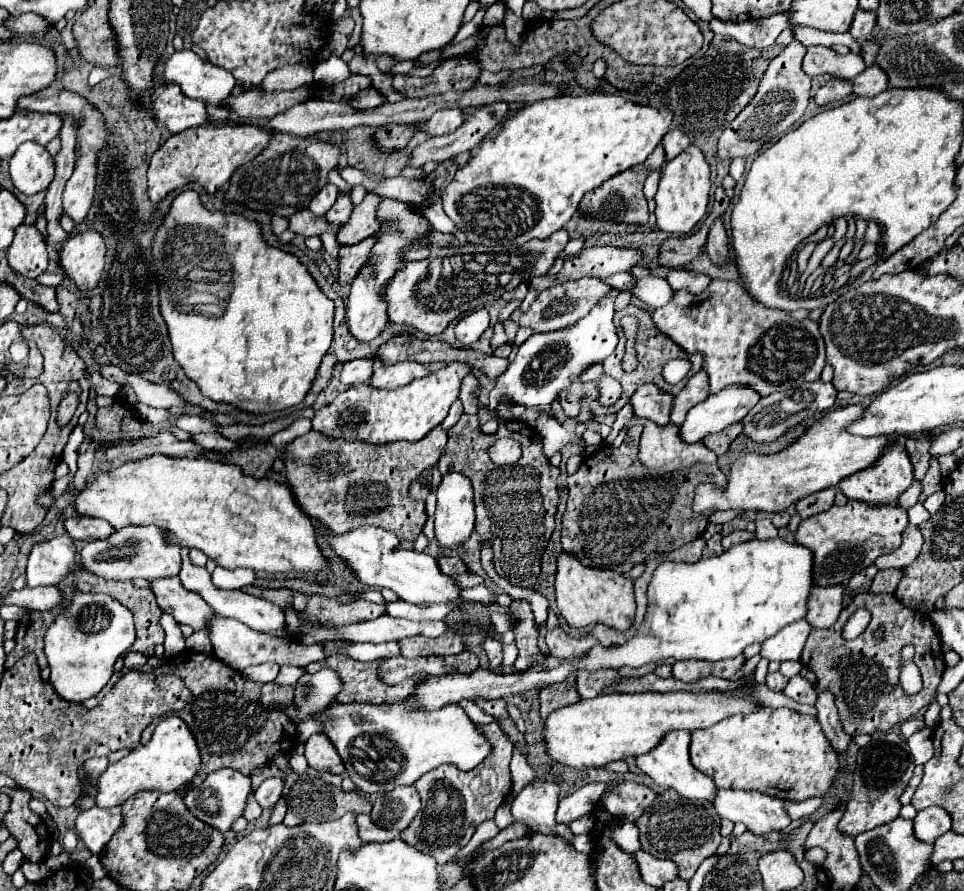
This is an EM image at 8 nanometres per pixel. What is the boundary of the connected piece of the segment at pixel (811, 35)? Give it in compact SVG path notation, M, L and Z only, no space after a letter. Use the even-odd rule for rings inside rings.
M793 26L792 30L795 39L807 48L818 45L832 47L833 45L841 44L847 46L851 52L861 55L861 44L849 33L830 33L807 26Z

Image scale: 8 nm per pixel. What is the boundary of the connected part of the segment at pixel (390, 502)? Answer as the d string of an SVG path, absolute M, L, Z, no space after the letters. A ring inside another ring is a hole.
M436 427L430 431L420 443L410 443L410 441L398 441L398 443L388 443L380 447L372 447L368 443L358 443L358 441L344 441L344 439L330 439L322 433L310 431L302 437L296 437L292 443L286 445L286 451L278 451L274 455L274 445L272 443L240 443L234 451L228 455L222 453L222 459L226 463L238 465L246 475L252 475L256 479L262 479L274 465L274 457L282 459L286 465L286 479L288 485L296 497L296 503L300 509L310 515L312 519L318 519L326 527L330 527L334 533L346 533L350 529L356 529L360 525L376 525L382 529L392 531L400 541L408 539L414 541L426 523L426 513L424 513L424 501L410 499L408 489L412 481L428 467L436 465L444 447L446 447L448 435L442 431L442 427Z

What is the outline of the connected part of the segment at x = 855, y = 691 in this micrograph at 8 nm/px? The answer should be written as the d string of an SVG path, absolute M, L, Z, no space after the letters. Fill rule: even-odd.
M868 591L858 593L854 597L854 603L840 613L834 627L824 631L812 629L806 647L802 651L800 663L816 675L818 687L830 689L836 695L840 721L844 725L844 731L852 737L862 733L888 731L894 725L912 719L916 713L920 713L922 707L934 701L936 689L946 669L942 643L938 639L938 633L934 631L934 625L930 623L930 617L920 611L902 607L902 603L894 599L894 595L874 595ZM858 607L872 611L870 627L858 639L846 641L840 635L842 627ZM878 629L884 631L880 643L876 641L878 637L874 635ZM904 645L914 645L918 657L918 669L924 679L924 687L916 695L906 695L904 689L900 687L900 665L902 665L900 651Z

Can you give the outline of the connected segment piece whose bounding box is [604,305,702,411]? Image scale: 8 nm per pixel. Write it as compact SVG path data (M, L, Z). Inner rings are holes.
M628 305L626 309L616 311L616 315L614 315L614 325L616 325L616 327L620 327L620 317L622 317L622 315L634 315L634 317L638 319L638 333L636 333L636 343L634 343L634 349L636 349L636 355L638 355L638 367L636 367L632 373L624 373L624 371L622 371L620 363L622 363L622 357L624 357L624 343L626 343L626 337L624 337L624 333L620 331L620 333L618 333L618 339L620 339L620 341L618 341L618 347L614 349L614 353L612 353L610 357L604 359L604 371L606 371L606 375L610 375L610 377L614 377L616 381L620 381L620 385L622 385L622 389L624 389L624 391L622 391L622 397L618 399L618 403L616 403L614 407L620 411L620 409L628 403L630 395L632 395L640 385L644 385L644 383L654 383L654 385L660 387L660 391L668 392L676 396L685 387L690 375L694 375L694 373L700 371L700 367L702 367L702 355L692 355L692 357L690 357L690 365L692 365L692 367L690 367L686 378L680 383L676 385L664 383L664 379L662 379L662 367L664 367L664 363L670 361L670 359L682 359L682 357L686 357L688 353L682 351L672 339L668 339L666 335L662 335L660 331L654 331L654 325L652 325L652 319L650 319L650 313L648 313L648 311L642 311L642 309L634 307L634 305Z

